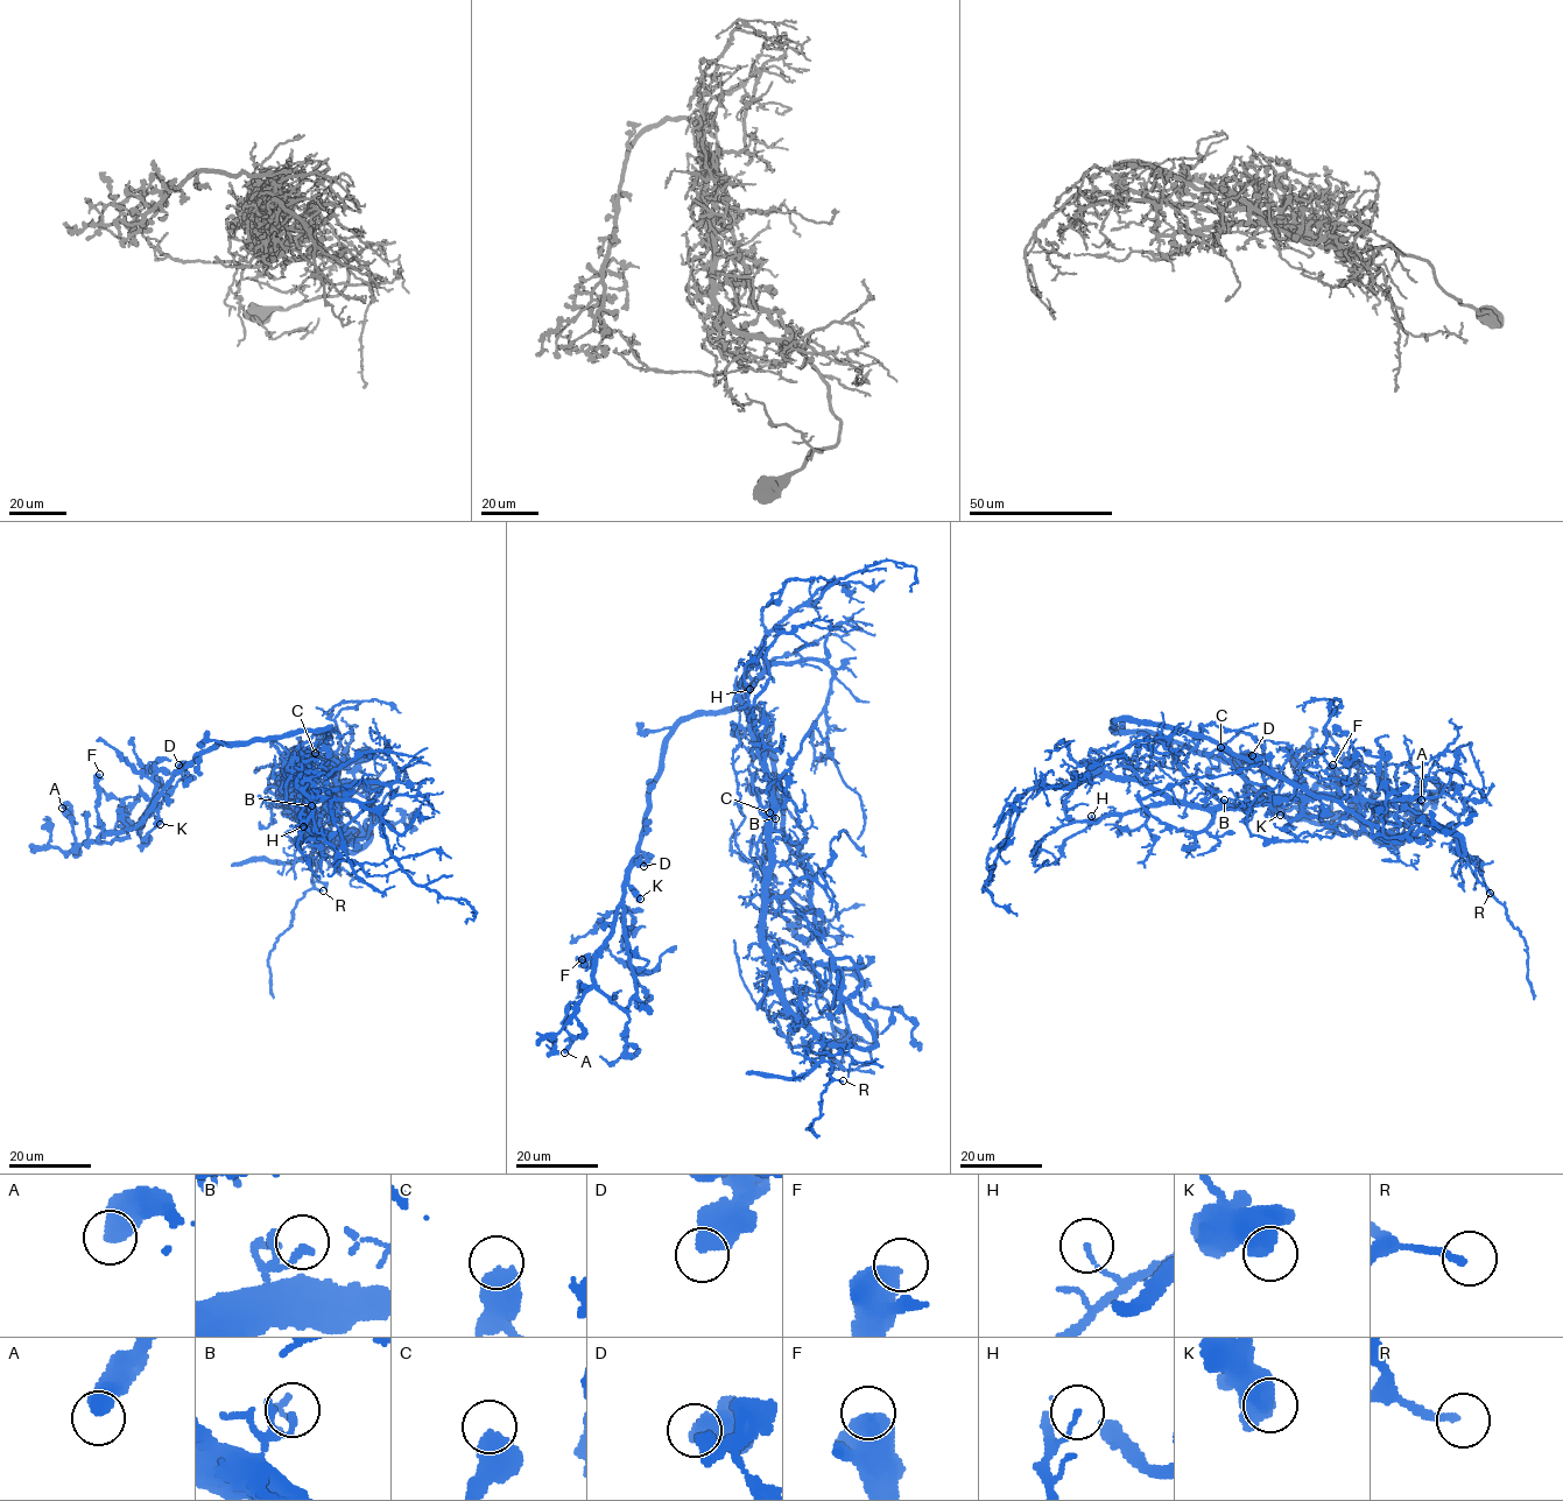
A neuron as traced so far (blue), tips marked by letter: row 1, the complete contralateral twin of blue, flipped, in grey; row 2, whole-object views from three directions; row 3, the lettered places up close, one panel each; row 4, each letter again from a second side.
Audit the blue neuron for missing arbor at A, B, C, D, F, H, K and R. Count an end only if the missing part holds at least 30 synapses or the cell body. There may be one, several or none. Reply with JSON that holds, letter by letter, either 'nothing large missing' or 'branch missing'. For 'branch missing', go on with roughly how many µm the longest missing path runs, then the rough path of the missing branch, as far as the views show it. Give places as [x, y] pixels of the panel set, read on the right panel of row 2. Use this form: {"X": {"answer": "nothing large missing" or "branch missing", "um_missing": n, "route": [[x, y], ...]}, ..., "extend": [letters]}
{"A": {"answer": "nothing large missing"}, "B": {"answer": "nothing large missing"}, "C": {"answer": "nothing large missing"}, "D": {"answer": "nothing large missing"}, "F": {"answer": "nothing large missing"}, "H": {"answer": "nothing large missing"}, "K": {"answer": "nothing large missing"}, "R": {"answer": "nothing large missing"}, "extend": []}

